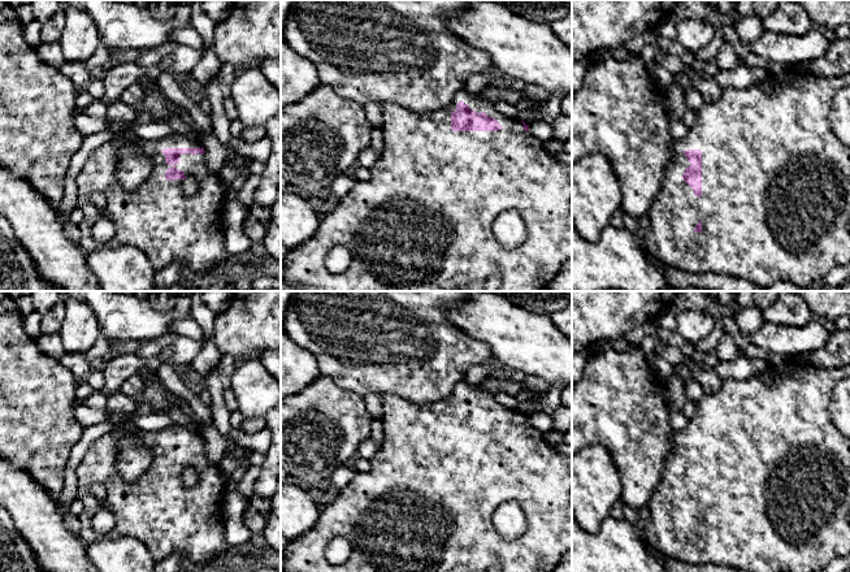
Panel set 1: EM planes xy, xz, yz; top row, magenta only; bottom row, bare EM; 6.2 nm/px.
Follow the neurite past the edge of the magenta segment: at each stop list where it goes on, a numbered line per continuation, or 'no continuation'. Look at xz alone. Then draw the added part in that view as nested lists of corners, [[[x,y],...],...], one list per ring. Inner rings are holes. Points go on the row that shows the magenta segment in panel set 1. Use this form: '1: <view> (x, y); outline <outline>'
1: xz (423, 221); outline [[[461,88],[454,95],[451,103],[434,112],[415,113],[395,104],[382,104],[381,130],[383,135],[383,153],[370,168],[368,181],[356,182],[341,199],[333,212],[320,224],[317,233],[305,243],[289,250],[281,270],[281,280],[296,291],[485,291],[485,282],[494,274],[502,277],[499,291],[542,291],[555,278],[561,265],[572,259],[572,164],[559,162],[551,155],[542,140],[532,131],[525,131],[521,120],[506,117],[494,109],[482,94],[470,94]],[[459,101],[464,101],[470,110],[485,112],[494,117],[502,126],[498,131],[452,131],[451,113],[456,110]],[[506,211],[517,211],[526,225],[528,237],[525,242],[515,248],[504,248],[494,237],[493,224]],[[335,246],[346,247],[352,256],[352,263],[343,273],[331,273],[325,266],[326,255]]]

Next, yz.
1: yz (775, 207); outline [[[795,68],[785,69],[777,74],[769,74],[760,84],[746,90],[723,90],[715,103],[704,103],[697,112],[697,120],[689,127],[685,136],[675,138],[673,155],[664,170],[663,187],[652,202],[649,211],[650,229],[645,234],[645,247],[659,261],[689,273],[712,272],[725,277],[750,281],[751,283],[768,287],[777,282],[792,282],[801,287],[815,283],[834,266],[850,263],[850,148],[838,140],[832,131],[829,121],[831,103],[836,92],[842,87],[842,77],[819,77],[803,73]],[[688,150],[702,151],[702,195],[694,195],[693,188],[682,176],[690,162],[685,156]]]

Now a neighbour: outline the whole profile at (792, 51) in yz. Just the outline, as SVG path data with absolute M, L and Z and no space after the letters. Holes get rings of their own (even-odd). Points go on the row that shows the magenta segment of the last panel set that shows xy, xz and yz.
M811 29L803 35L764 31L759 39L750 44L750 48L768 62L780 62L789 68L797 68L801 64L821 58L829 44L820 31Z

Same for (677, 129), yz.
M671 120L669 121L669 133L673 138L685 136L689 127L686 127L681 121Z

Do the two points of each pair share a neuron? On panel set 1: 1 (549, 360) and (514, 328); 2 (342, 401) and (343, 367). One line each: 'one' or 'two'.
1: one
2: two

